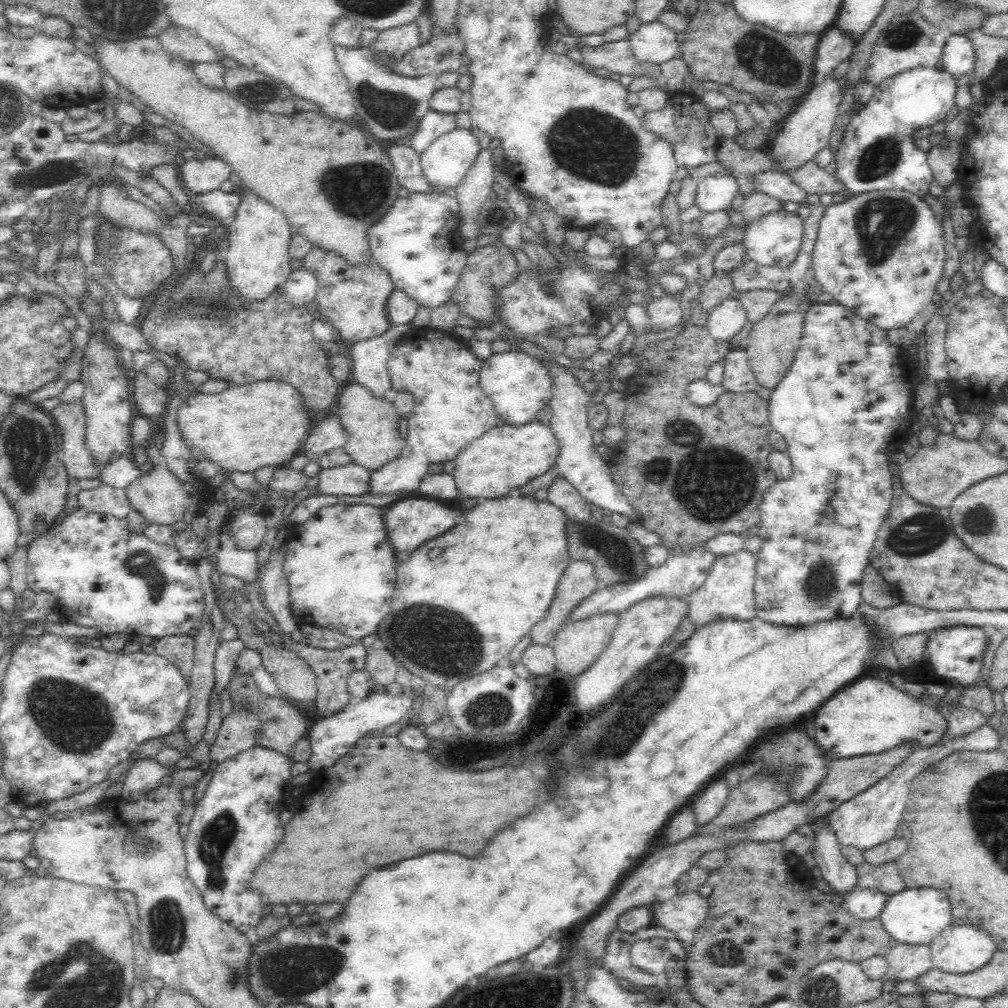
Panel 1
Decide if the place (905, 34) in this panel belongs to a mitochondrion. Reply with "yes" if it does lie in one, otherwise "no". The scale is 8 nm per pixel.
yes

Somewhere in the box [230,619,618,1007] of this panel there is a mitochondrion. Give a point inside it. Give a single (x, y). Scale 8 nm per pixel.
(313, 969)

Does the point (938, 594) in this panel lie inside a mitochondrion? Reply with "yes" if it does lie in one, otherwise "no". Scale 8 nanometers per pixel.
no

